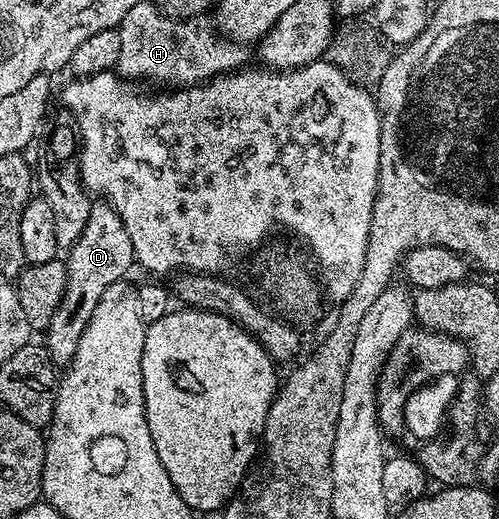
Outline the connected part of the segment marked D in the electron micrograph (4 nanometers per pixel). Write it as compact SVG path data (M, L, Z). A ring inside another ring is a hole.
M104 200L93 205L90 218L86 220L86 228L82 228L82 236L78 236L67 254L66 292L46 331L48 355L60 368L67 367L74 360L74 352L78 352L78 340L82 340L82 332L86 332L86 324L90 322L90 316L94 316L94 308L98 308L102 292L106 292L110 284L121 281L127 275L124 273L134 266L130 232L126 232L126 224L122 224L116 211Z

